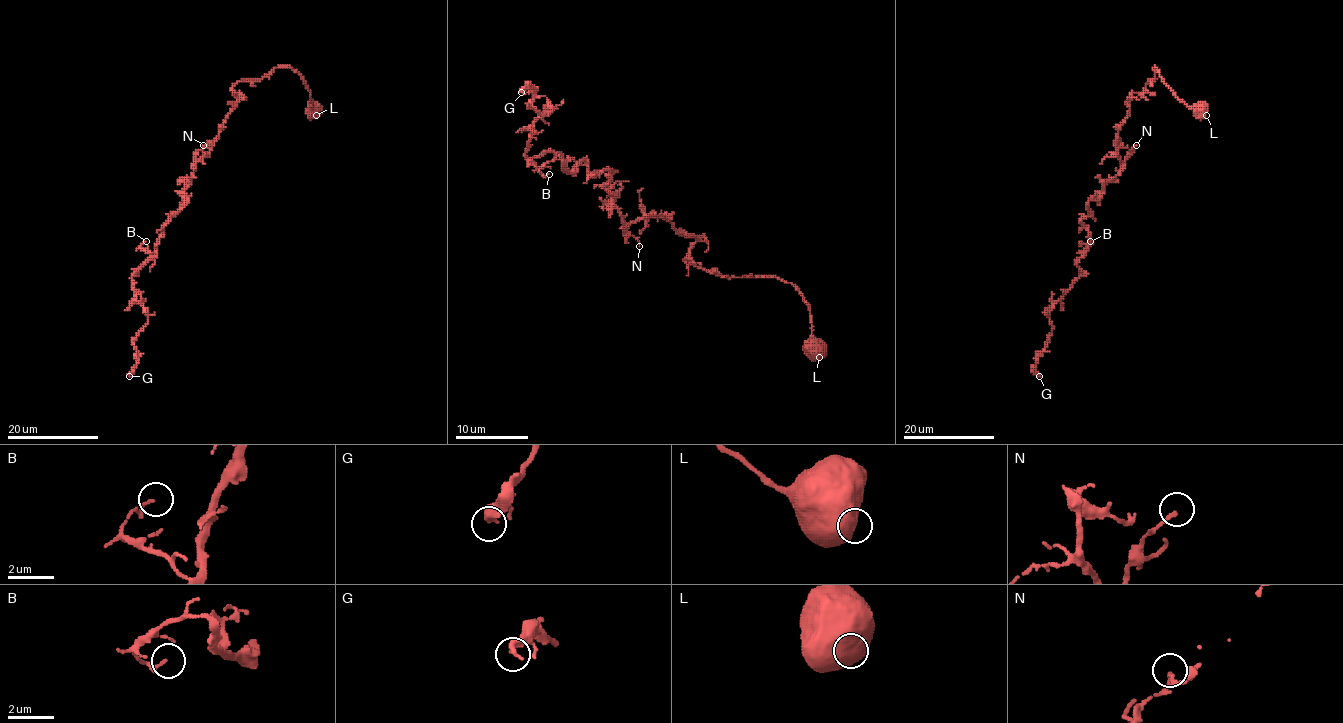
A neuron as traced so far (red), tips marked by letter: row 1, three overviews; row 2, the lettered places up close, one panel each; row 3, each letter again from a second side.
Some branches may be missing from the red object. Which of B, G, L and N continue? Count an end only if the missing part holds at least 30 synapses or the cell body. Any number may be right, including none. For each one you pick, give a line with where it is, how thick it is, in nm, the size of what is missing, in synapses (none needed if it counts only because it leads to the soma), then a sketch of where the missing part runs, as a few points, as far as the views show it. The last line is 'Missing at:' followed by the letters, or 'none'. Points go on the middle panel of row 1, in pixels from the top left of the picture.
Missing at: none

